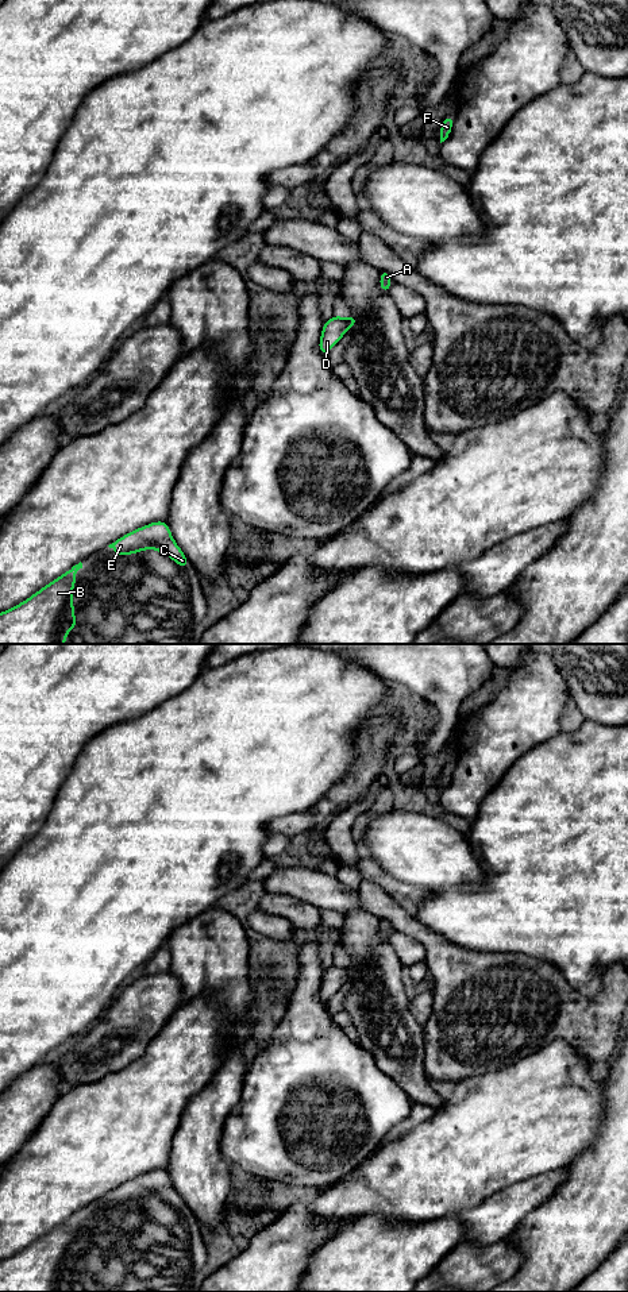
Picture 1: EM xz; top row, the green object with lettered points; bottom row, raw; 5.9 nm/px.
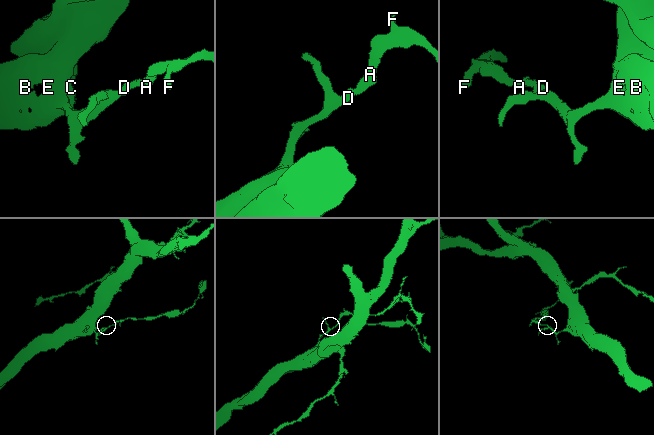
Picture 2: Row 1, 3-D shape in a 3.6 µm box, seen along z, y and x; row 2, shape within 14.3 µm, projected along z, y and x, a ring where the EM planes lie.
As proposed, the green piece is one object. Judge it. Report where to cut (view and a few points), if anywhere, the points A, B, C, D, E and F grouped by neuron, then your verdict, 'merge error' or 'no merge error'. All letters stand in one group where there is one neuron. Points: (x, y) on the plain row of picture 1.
cut none; groups A B C D E F; no merge error

